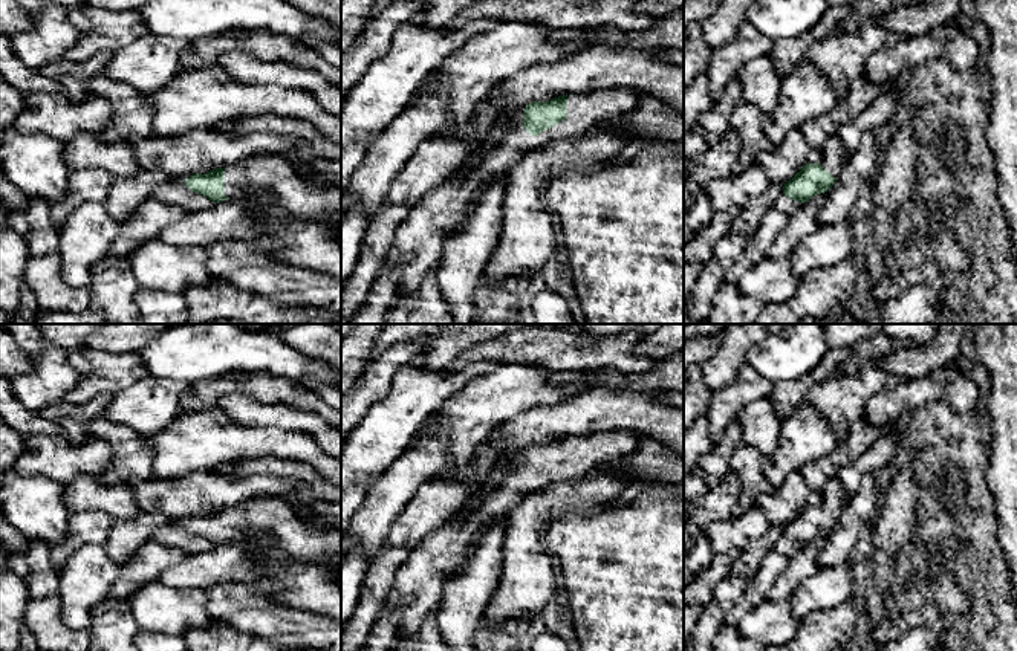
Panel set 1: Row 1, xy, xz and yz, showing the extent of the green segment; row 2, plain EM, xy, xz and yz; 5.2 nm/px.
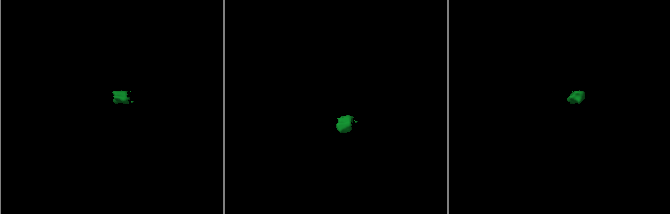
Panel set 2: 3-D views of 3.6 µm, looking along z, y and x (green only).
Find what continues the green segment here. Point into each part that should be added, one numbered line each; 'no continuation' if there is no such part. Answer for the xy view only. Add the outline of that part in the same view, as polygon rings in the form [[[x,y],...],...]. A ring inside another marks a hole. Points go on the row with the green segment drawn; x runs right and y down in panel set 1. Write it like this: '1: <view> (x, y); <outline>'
1: xy (178, 193); [[[177,179],[174,183],[159,186],[153,191],[153,199],[168,202],[184,208],[187,212],[202,211],[214,206],[203,194],[191,191],[185,180]]]
2: xy (297, 197); [[[252,156],[225,167],[225,196],[245,199],[268,194],[275,200],[277,215],[295,222],[341,223],[341,186],[321,186],[303,176],[286,157]]]

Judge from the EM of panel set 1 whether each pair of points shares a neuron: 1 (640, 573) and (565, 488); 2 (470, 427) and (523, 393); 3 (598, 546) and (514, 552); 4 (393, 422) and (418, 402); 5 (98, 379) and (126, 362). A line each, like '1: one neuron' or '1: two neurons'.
1: two neurons
2: one neuron
3: two neurons
4: one neuron
5: one neuron

